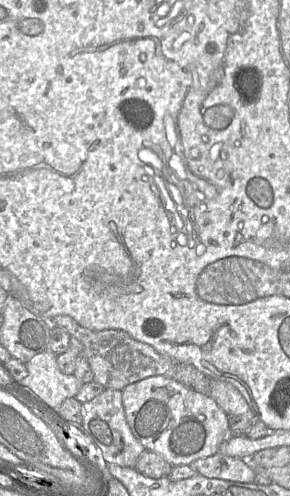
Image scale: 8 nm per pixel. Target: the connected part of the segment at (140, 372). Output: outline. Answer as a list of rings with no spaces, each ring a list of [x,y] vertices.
[[[58,315],[49,321],[51,328],[65,328],[71,337],[78,339],[85,347],[85,357],[91,367],[95,382],[105,389],[123,390],[127,385],[151,376],[165,376],[174,379],[176,362],[160,354],[149,344],[132,338],[119,329],[92,330],[81,326],[68,315]]]

